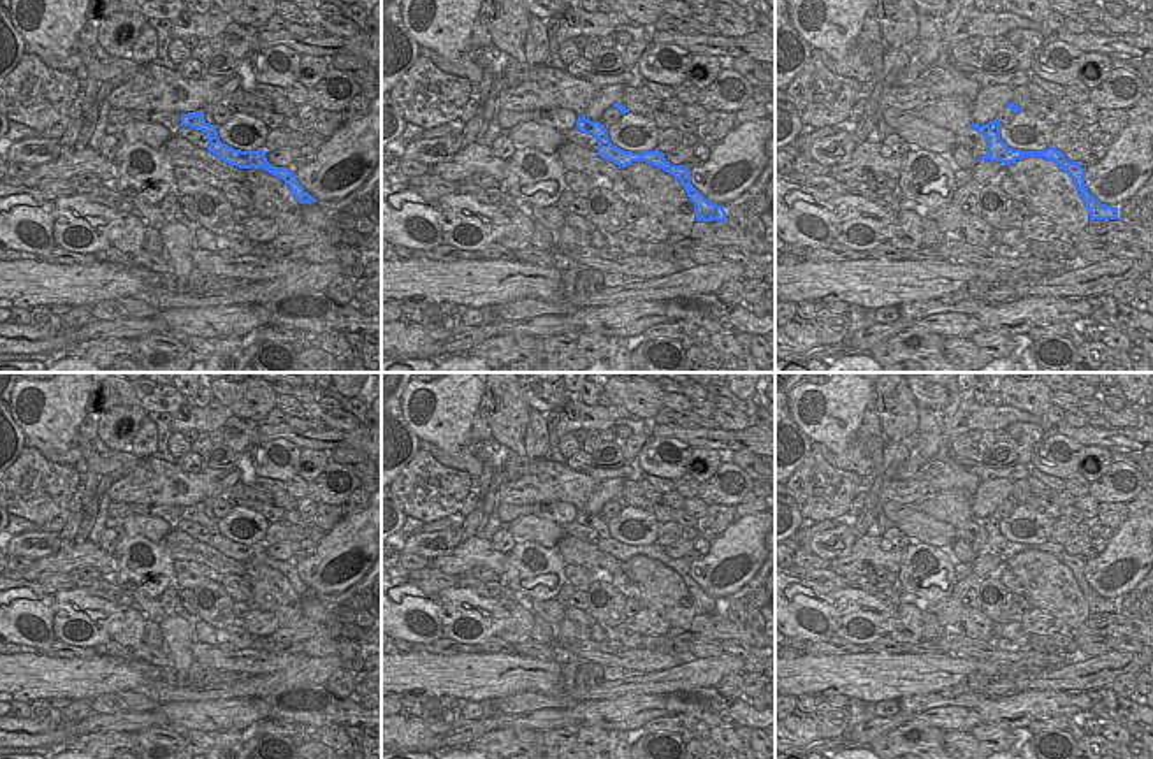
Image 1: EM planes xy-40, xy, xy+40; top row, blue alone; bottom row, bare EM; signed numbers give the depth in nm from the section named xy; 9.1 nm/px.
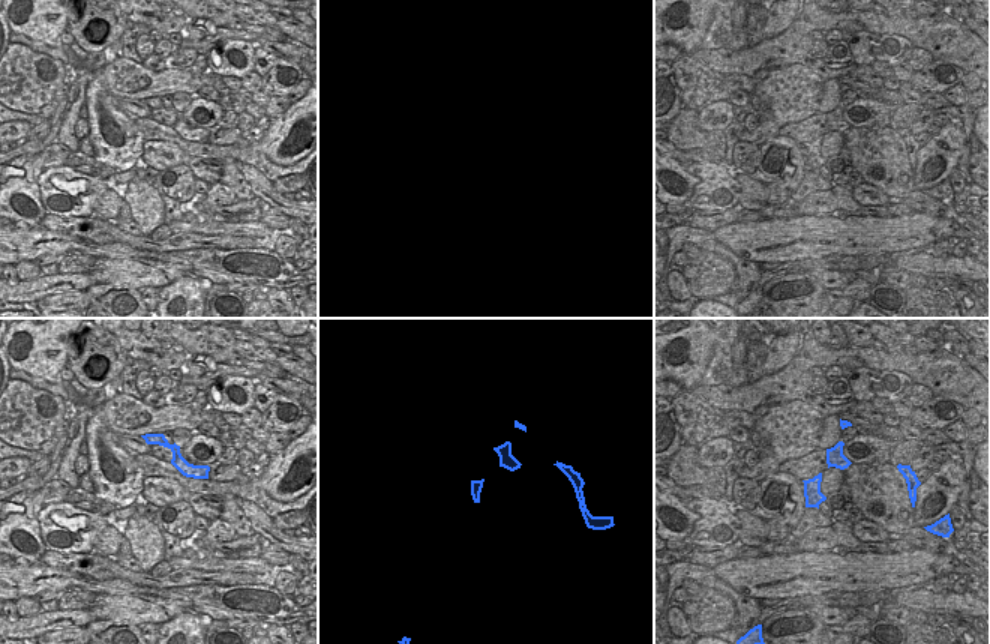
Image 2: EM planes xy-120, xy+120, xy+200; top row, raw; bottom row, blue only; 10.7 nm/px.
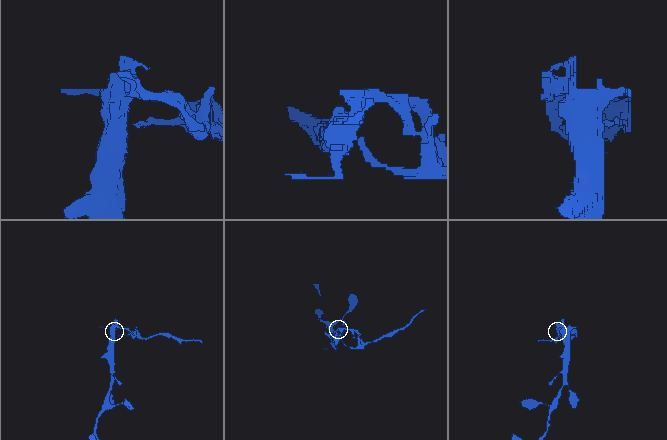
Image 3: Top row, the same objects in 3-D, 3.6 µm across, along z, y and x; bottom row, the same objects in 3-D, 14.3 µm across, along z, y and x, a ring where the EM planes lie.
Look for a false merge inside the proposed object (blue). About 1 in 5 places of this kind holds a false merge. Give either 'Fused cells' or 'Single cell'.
Fused cells

